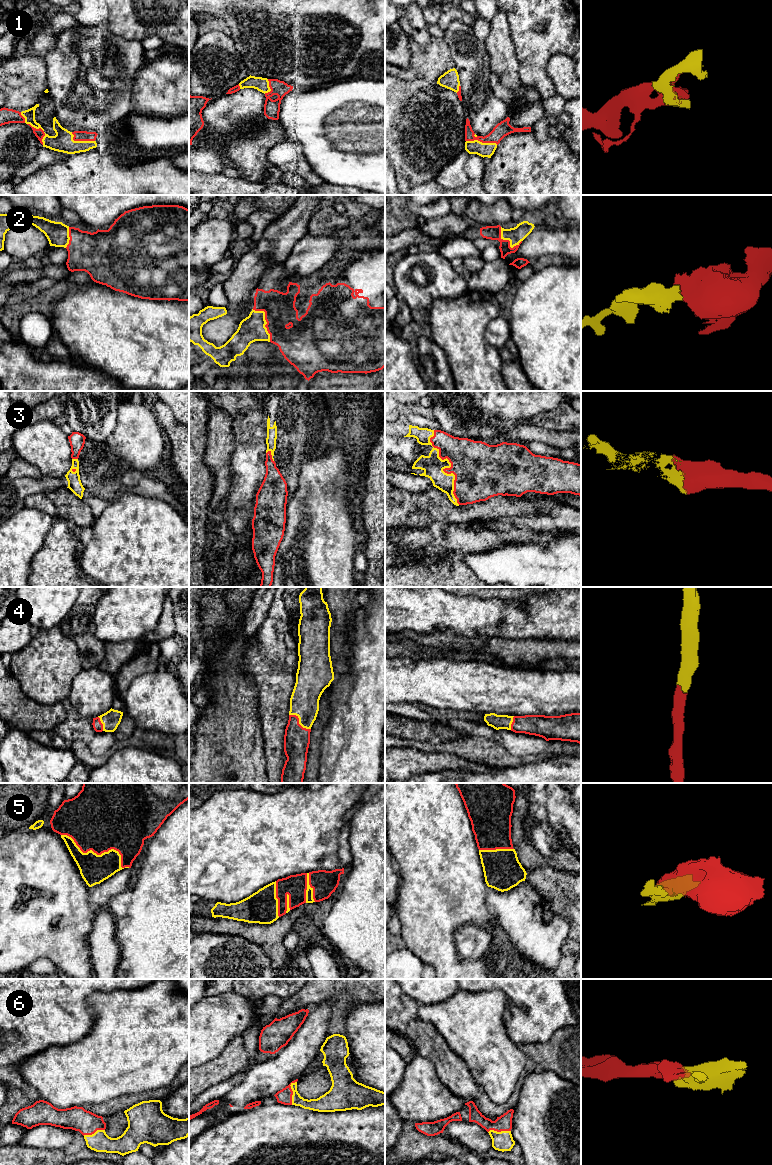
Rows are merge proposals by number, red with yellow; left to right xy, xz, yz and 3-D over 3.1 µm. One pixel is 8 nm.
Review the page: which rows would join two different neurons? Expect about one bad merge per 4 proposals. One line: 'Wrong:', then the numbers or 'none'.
Wrong: none

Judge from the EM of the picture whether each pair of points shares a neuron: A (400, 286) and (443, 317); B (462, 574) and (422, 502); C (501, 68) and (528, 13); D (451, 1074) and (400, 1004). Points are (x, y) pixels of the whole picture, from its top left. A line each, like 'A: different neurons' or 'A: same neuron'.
A: different neurons
B: different neurons
C: different neurons
D: same neuron

